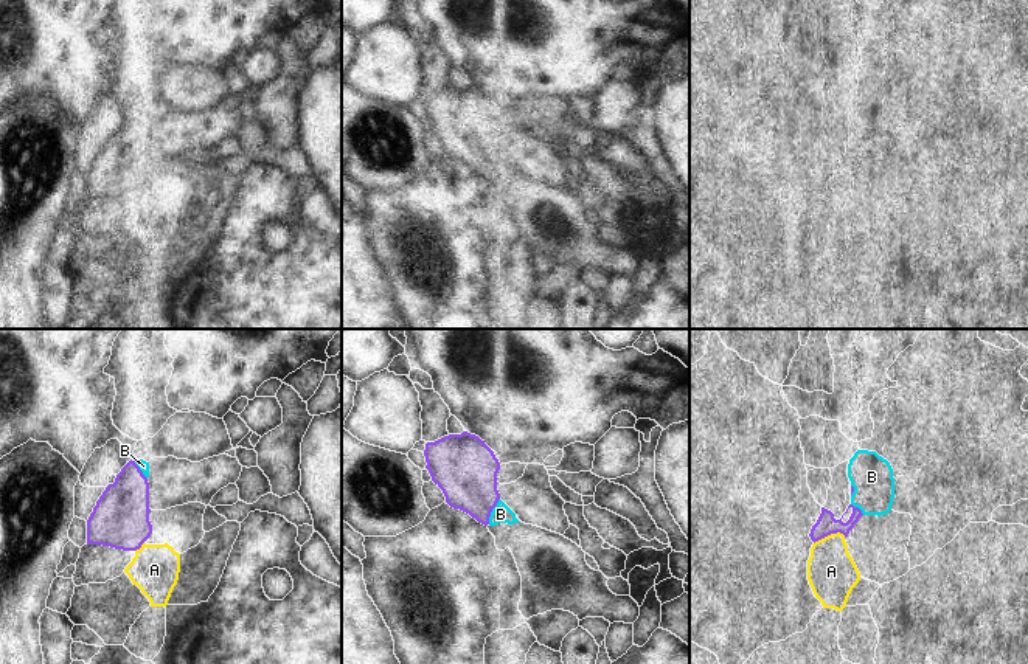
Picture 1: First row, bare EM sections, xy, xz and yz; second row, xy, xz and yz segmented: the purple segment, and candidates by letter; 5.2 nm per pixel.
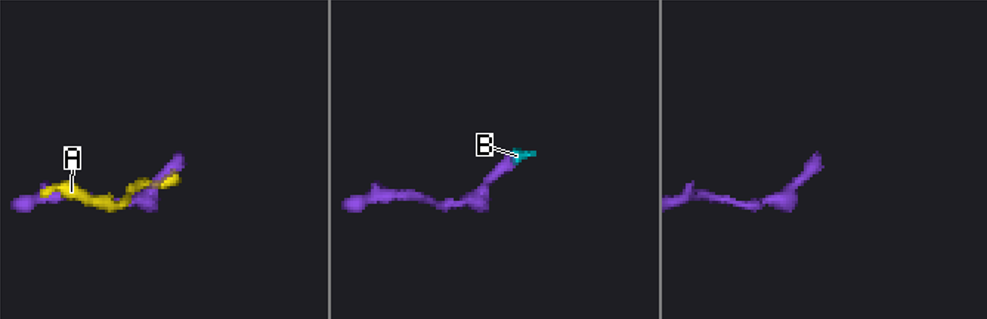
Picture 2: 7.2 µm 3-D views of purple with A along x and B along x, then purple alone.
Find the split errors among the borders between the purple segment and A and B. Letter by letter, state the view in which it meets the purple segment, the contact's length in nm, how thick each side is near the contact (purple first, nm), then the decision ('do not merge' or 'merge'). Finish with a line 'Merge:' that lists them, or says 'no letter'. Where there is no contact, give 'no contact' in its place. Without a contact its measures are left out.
A: contact in yz; length 170 nm; calibres 110 and 260 nm; do not merge
B: contact in xz; length 150 nm; calibres 320 and 100 nm; merge
Merge: B

